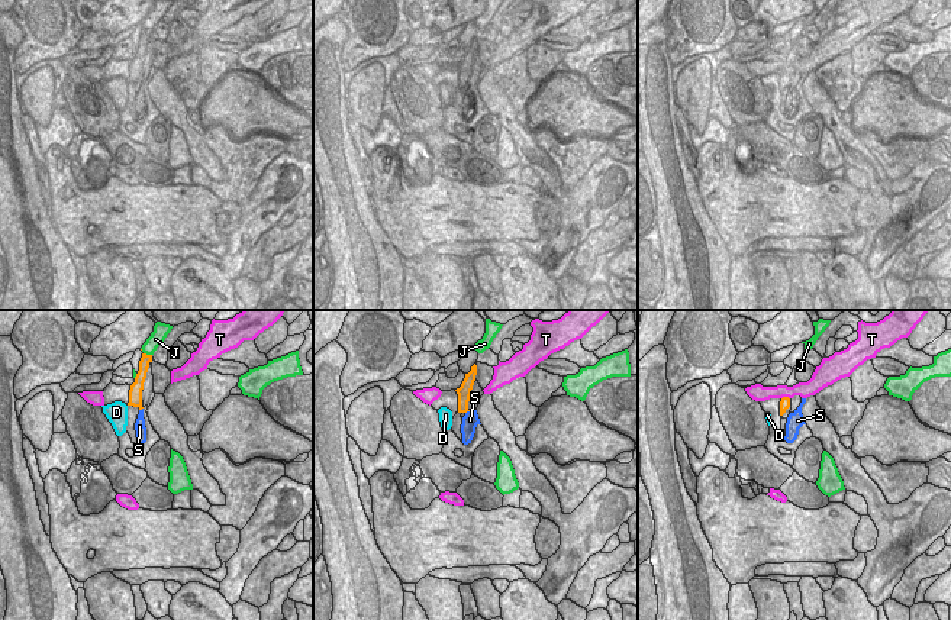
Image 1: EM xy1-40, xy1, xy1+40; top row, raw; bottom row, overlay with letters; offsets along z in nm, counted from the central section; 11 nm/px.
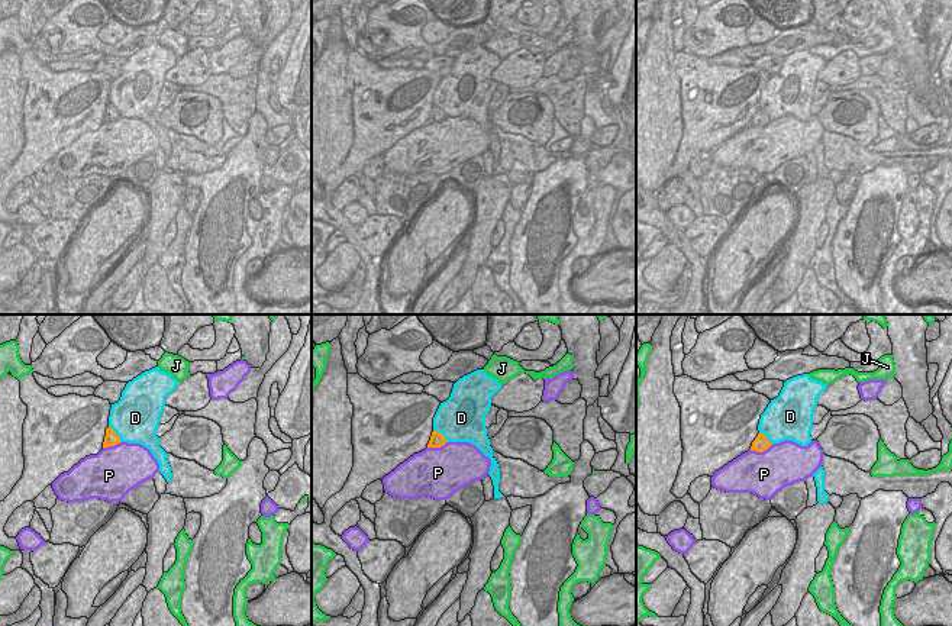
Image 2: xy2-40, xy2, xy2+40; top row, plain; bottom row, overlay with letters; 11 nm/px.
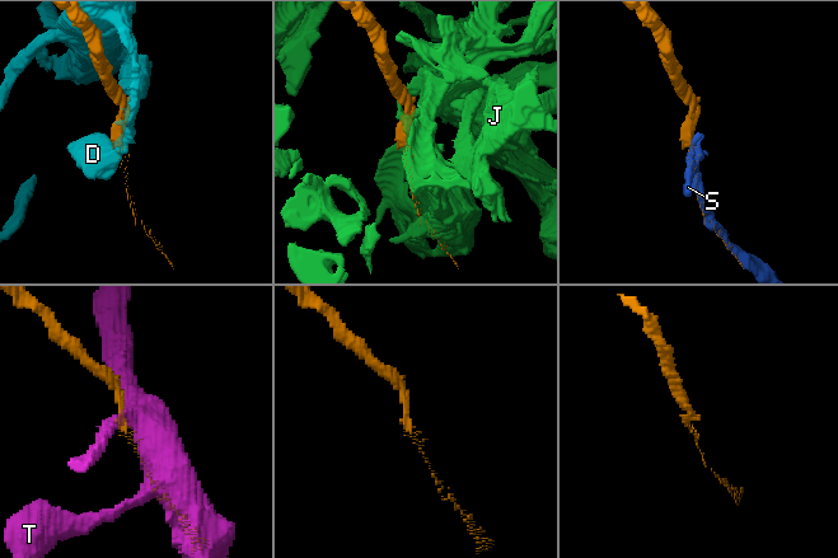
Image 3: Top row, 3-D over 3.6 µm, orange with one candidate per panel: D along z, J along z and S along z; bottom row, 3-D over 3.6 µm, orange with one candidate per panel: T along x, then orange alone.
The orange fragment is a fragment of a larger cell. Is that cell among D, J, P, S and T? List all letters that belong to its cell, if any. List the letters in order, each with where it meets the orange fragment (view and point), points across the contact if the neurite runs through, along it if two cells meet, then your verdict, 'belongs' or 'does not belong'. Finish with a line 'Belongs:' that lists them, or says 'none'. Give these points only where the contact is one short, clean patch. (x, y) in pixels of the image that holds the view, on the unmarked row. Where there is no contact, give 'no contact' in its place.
D: contact xy2-40 (115, 109); does not belong
J: contact xy1-40 (148, 31); does not belong
P: contact xy2+40 (760, 126); does not belong
S: contact xy1 (467, 86); does not belong
T: contact xy1+40 (785, 73); border xy1+40 (789, 73), (782, 74); does not belong
Belongs: none

